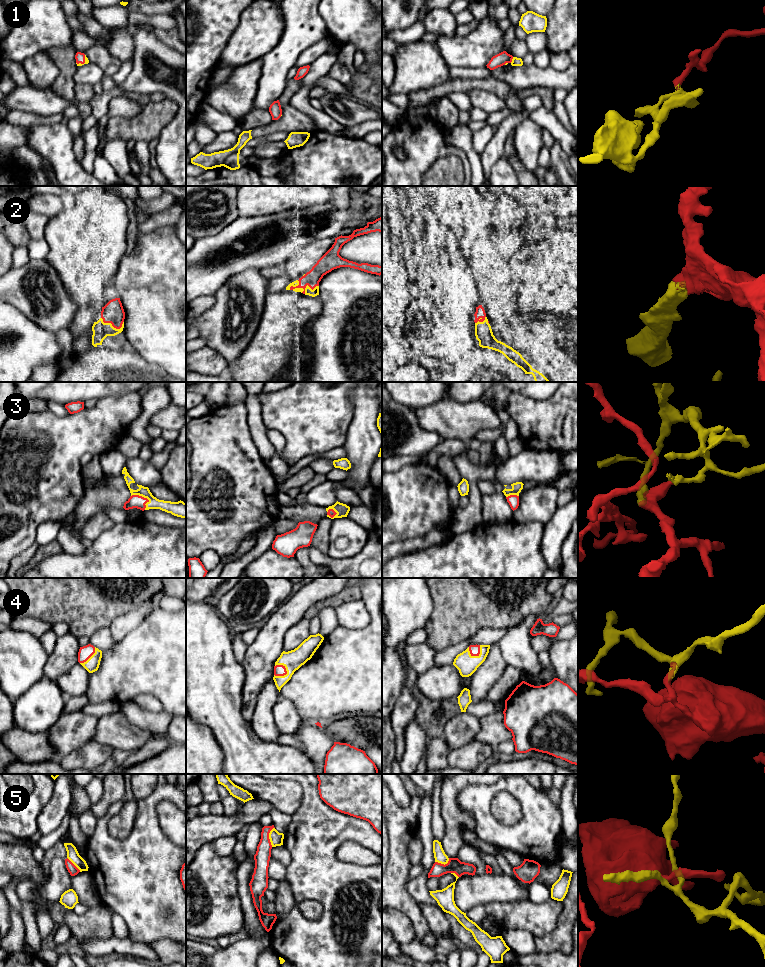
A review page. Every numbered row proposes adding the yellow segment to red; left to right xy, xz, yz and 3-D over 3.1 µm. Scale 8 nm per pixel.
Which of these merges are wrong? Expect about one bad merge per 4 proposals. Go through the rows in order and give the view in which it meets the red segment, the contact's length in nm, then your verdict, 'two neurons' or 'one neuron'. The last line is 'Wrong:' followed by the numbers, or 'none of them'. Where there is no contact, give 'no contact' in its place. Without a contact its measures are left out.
1: yz | 50 nm | one neuron
2: xz | 240 nm | one neuron
3: xy | 170 nm | one neuron
4: xz | 120 nm | one neuron
5: xz | 160 nm | two neurons
Wrong: 5

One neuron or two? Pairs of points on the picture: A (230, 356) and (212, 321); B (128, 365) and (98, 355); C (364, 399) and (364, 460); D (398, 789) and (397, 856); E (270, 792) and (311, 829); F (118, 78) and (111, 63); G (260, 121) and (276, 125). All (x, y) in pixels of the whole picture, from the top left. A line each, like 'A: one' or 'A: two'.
A: one
B: one
C: one
D: two
E: two
F: two
G: two

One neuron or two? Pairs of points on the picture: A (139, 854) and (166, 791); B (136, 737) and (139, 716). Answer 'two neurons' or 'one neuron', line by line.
A: one neuron
B: two neurons

